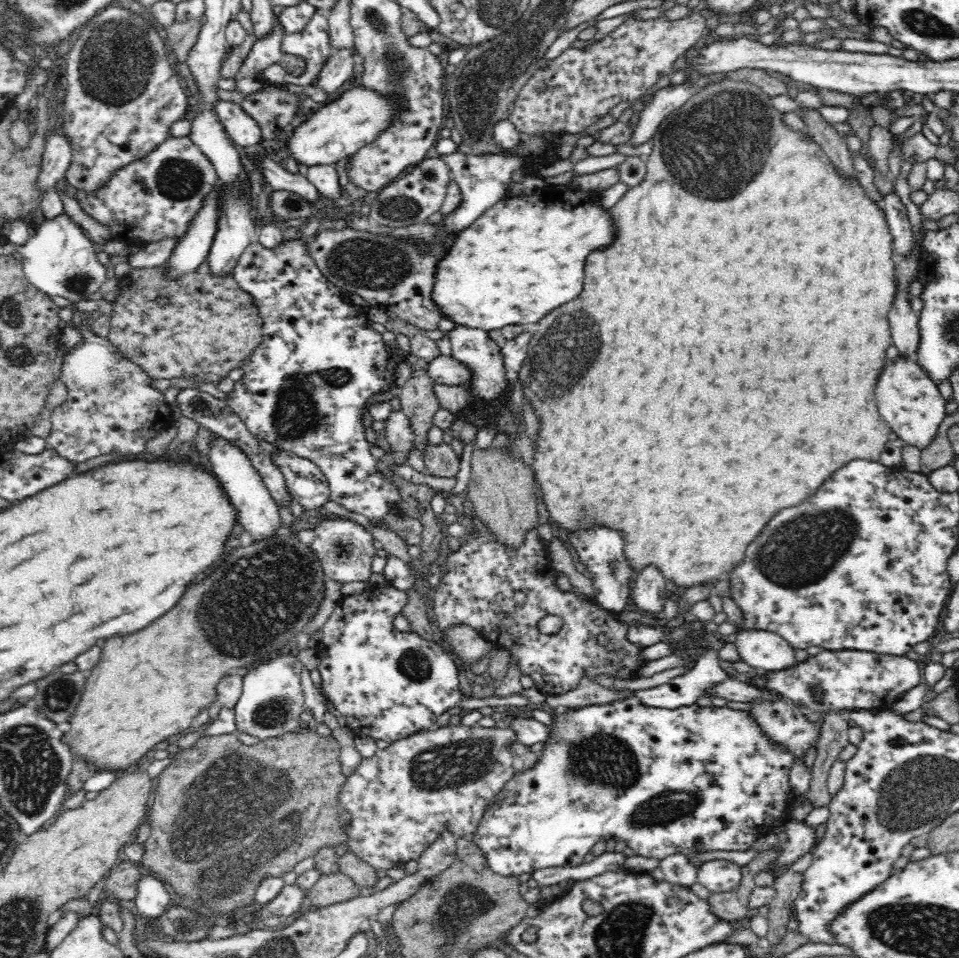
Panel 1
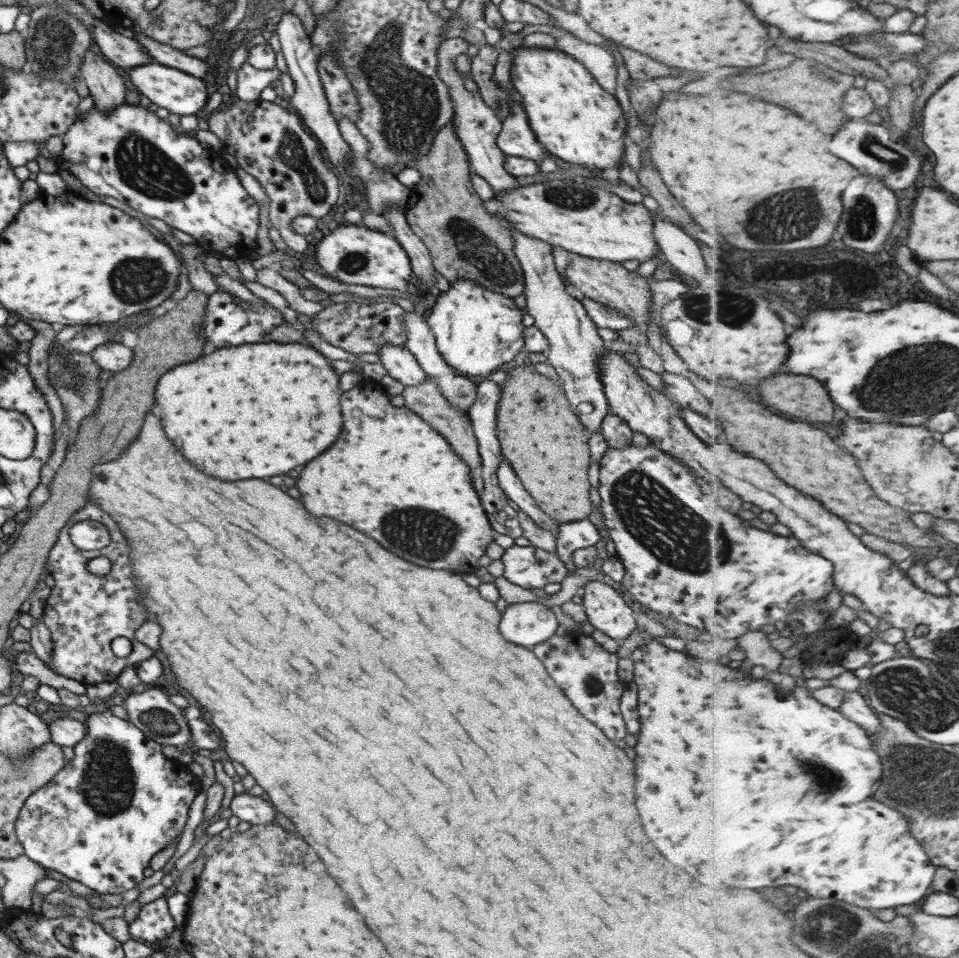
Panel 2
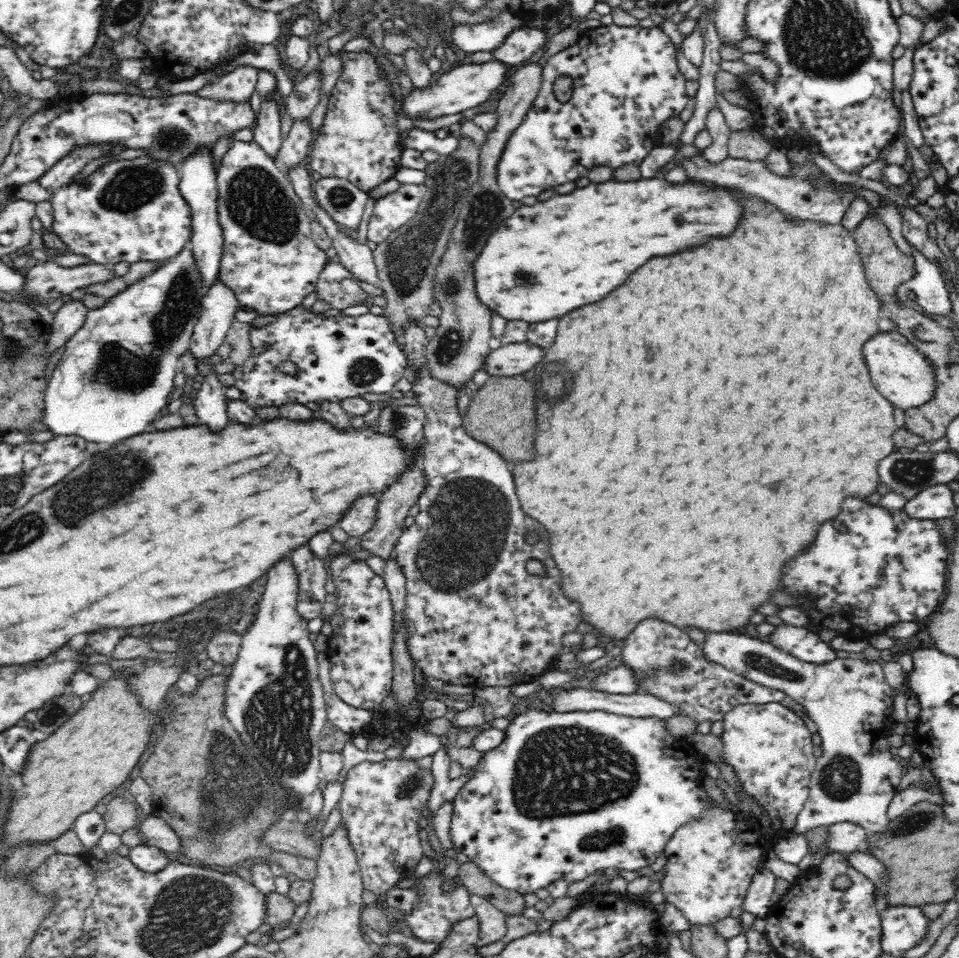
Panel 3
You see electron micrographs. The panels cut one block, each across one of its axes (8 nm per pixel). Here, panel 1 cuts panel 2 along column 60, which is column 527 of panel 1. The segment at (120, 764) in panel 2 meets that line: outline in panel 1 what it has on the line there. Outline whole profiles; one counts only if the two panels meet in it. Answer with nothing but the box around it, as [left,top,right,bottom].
[468,695,798,877]

